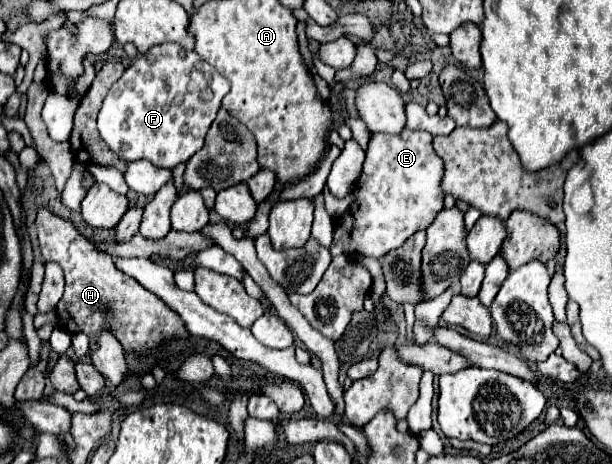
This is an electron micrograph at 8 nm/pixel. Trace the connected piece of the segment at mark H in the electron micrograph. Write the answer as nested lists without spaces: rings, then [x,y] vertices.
[[[47,207],[37,209],[37,231],[39,247],[45,261],[57,261],[65,273],[65,293],[57,303],[57,315],[61,329],[69,333],[87,333],[91,337],[91,351],[95,349],[95,335],[101,331],[103,323],[111,323],[113,333],[121,341],[125,351],[147,353],[151,347],[159,345],[169,337],[185,337],[187,329],[179,315],[171,311],[157,295],[147,291],[139,281],[123,275],[103,251],[95,251],[91,241],[77,229],[73,221],[61,219]]]

